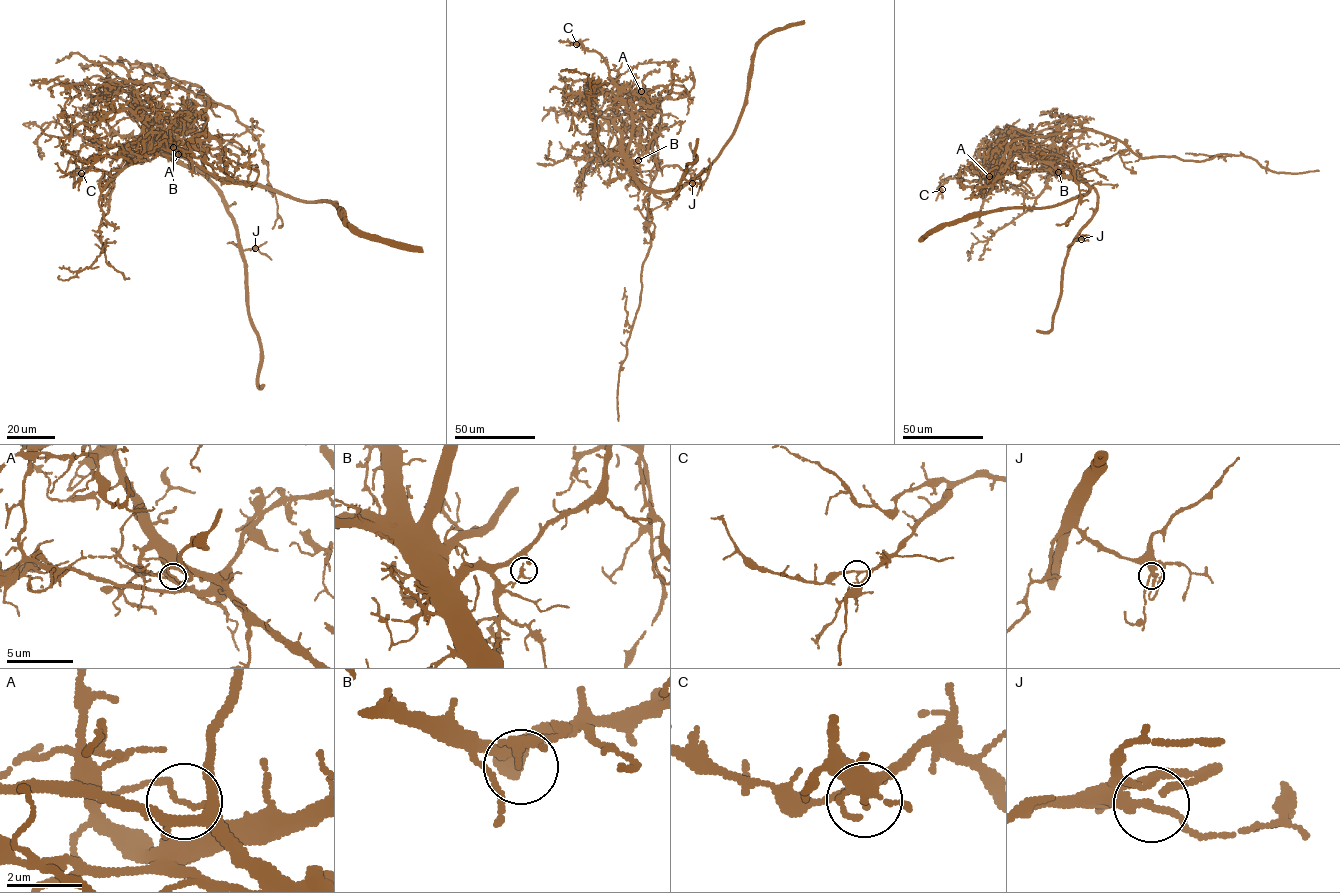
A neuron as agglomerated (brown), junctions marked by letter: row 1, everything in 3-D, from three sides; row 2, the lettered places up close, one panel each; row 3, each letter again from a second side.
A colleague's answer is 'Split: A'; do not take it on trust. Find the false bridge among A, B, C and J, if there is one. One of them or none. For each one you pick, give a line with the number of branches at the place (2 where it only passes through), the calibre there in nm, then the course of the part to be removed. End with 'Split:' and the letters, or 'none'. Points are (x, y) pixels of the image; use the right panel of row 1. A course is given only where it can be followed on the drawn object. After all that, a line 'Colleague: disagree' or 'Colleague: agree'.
A: branches 2; calibre 110 nm; course (989, 176), (1013, 141), (1087, 130), (1122, 141), (1141, 157), (1203, 161), (1240, 155), (1277, 172), (1319, 170)
Split: A
Colleague: agree

